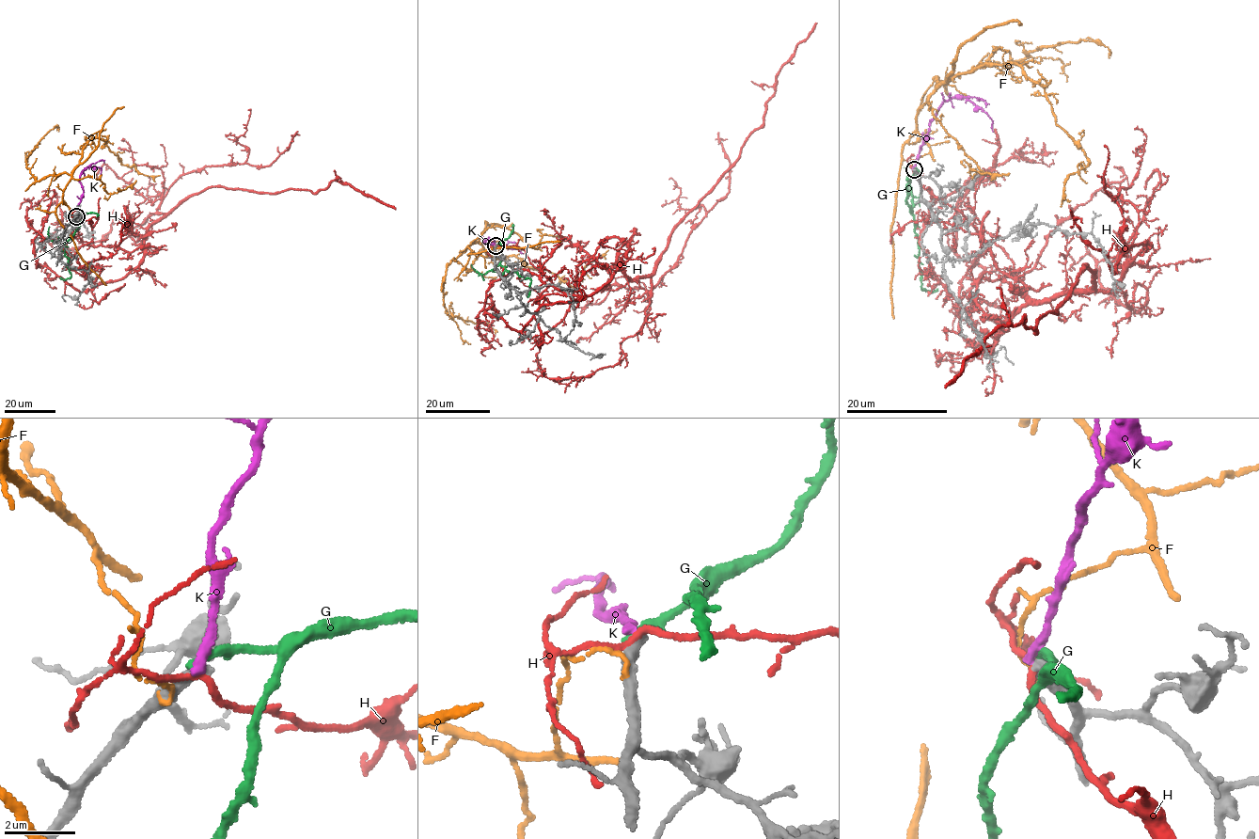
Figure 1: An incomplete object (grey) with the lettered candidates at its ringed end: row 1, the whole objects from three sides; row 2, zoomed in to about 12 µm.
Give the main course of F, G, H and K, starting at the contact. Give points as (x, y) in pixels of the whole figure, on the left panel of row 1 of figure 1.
F: (73, 218), (62, 201), (63, 190), (89, 140), (105, 139), (122, 165), (133, 166), (143, 175), (160, 175)
G: (76, 215), (82, 215), (80, 225), (65, 243), (64, 255), (68, 259), (71, 277), (59, 278)
H: (75, 216), (92, 237), (68, 266), (96, 284), (125, 277), (151, 224), (212, 186), (338, 181), (396, 209)
K: (76, 216), (83, 192), (79, 180), (81, 173), (86, 166), (96, 166), (102, 168), (102, 174)

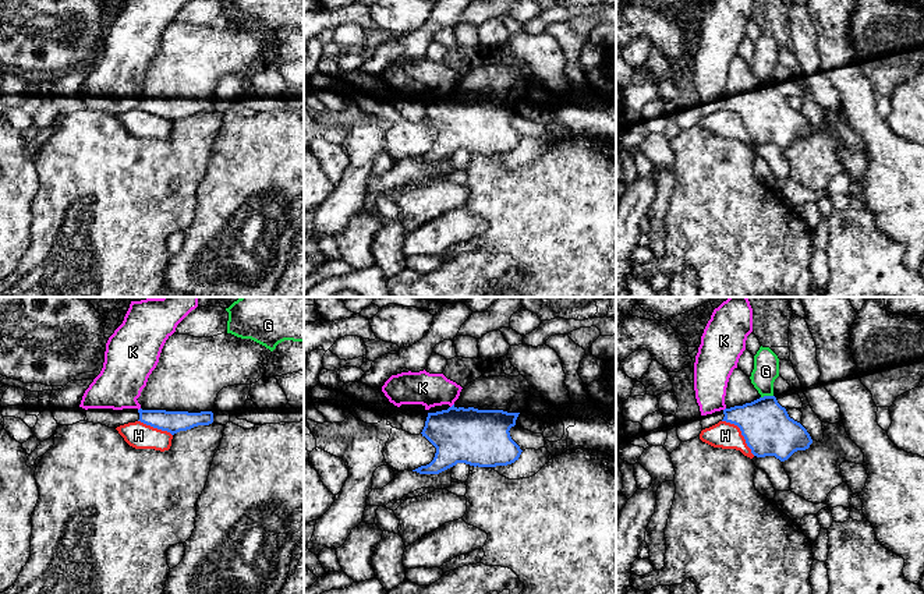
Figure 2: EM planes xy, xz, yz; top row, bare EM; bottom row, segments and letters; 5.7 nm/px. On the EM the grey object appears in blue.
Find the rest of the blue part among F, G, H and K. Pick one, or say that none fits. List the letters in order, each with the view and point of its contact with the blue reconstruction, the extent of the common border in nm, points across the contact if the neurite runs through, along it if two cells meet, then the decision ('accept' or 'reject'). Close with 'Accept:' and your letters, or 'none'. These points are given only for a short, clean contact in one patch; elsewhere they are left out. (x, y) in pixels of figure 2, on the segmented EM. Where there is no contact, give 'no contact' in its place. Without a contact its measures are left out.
F: no contact; reject
G: contact yz (767, 396); length 70 nm; border yz (772, 395), (761, 398); reject
H: contact yz (742, 434); length 280 nm; reject
K: contact xz (452, 406); length 40 nm; border xz (453, 403), (450, 407); reject
Accept: none

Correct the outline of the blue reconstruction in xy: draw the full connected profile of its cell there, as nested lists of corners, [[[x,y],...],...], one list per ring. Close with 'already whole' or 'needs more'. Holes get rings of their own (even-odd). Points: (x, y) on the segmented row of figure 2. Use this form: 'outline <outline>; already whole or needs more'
outline [[[227,332],[213,337],[173,333],[137,399],[141,404],[138,421],[171,435],[198,425],[209,425],[213,422],[217,393],[227,386],[258,382],[266,371],[270,356],[272,351],[265,346]]]; needs more

